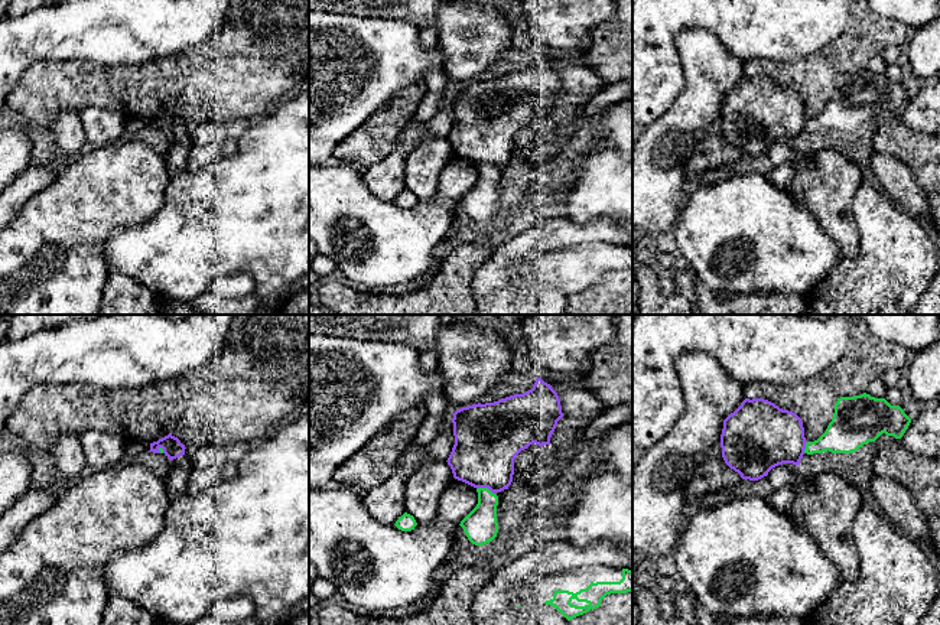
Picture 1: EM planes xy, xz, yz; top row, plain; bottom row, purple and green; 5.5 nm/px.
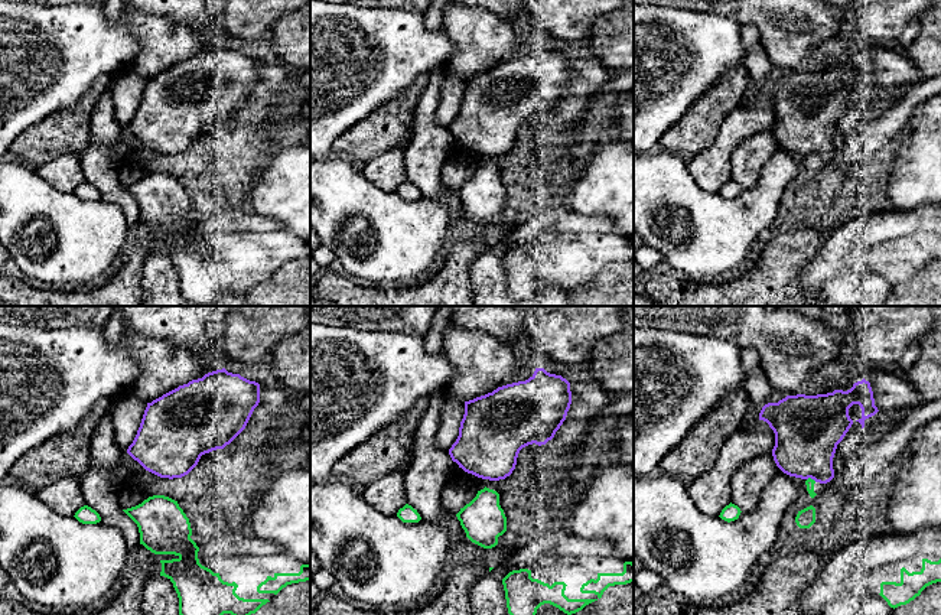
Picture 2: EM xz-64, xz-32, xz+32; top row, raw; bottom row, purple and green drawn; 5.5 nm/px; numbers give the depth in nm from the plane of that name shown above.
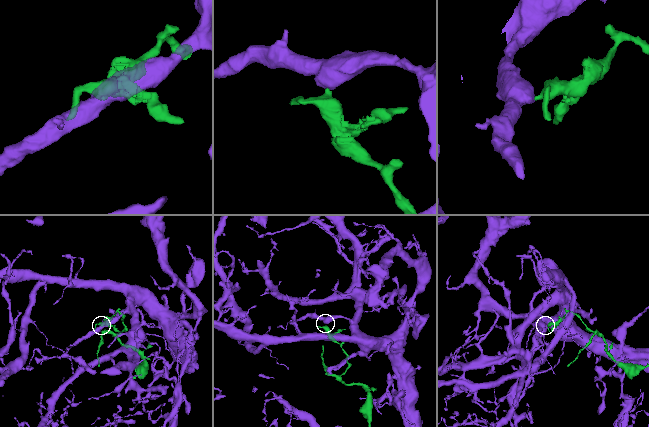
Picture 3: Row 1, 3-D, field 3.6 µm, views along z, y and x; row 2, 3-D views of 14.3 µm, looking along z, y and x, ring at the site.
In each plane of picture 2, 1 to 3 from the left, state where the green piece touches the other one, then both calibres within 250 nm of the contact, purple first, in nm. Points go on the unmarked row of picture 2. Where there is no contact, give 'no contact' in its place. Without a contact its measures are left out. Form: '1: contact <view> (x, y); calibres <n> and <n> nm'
1: no contact
2: no contact
3: contact xz+32 (811, 155); calibres 360 and 50 nm

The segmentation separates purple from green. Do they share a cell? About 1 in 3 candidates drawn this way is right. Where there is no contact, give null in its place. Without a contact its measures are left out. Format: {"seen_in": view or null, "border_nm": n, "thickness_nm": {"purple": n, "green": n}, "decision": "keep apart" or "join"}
{"seen_in": "xz", "border_nm": 110, "thickness_nm": {"purple": 360, "green": 190}, "decision": "keep apart"}

